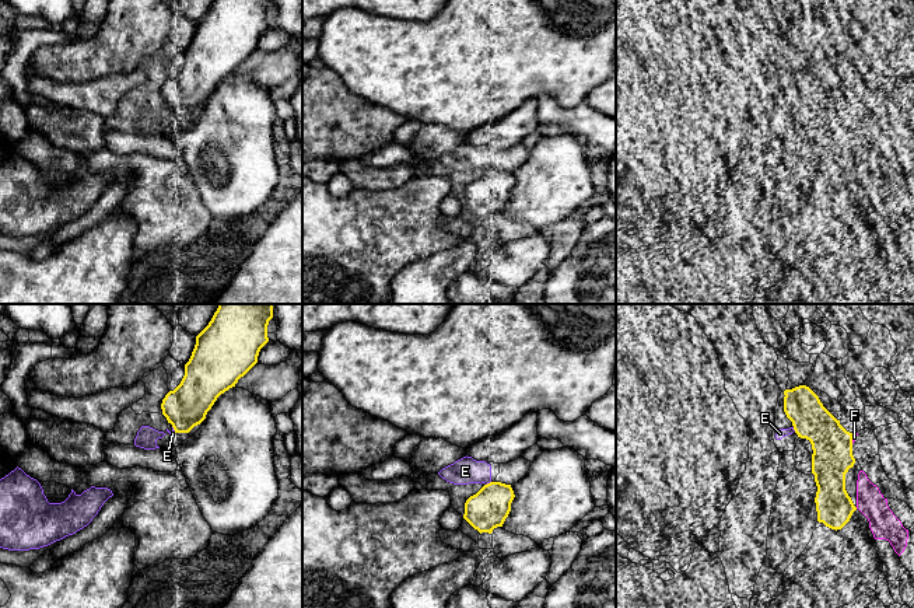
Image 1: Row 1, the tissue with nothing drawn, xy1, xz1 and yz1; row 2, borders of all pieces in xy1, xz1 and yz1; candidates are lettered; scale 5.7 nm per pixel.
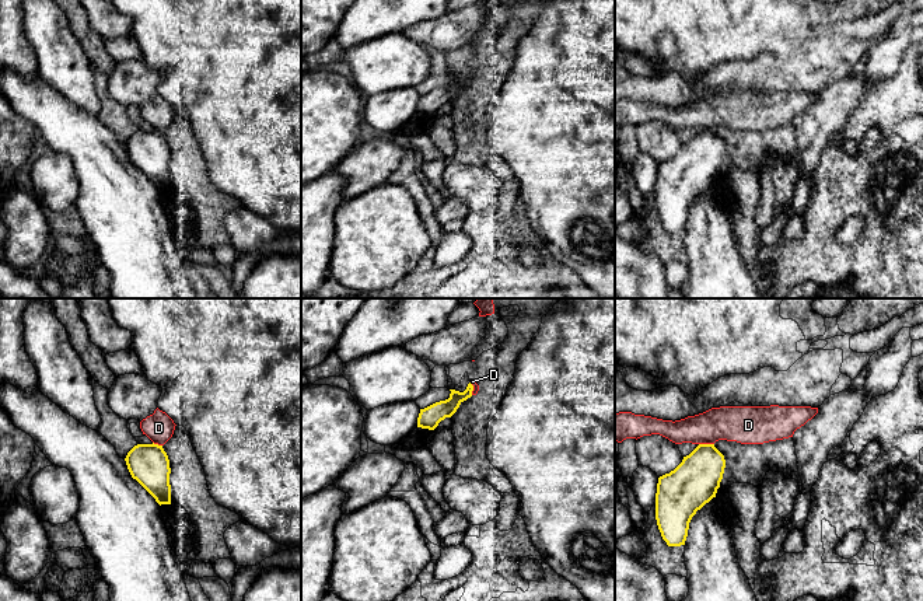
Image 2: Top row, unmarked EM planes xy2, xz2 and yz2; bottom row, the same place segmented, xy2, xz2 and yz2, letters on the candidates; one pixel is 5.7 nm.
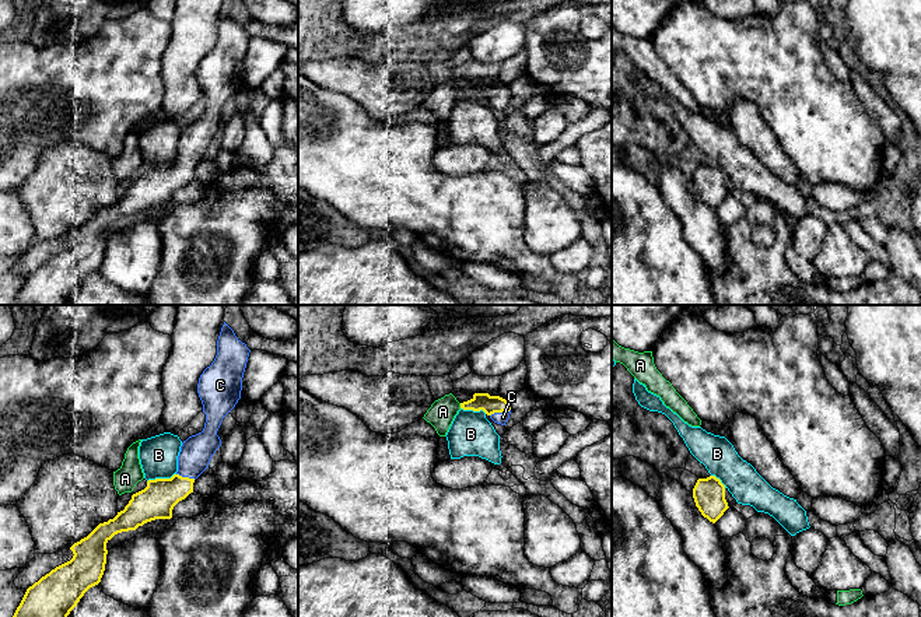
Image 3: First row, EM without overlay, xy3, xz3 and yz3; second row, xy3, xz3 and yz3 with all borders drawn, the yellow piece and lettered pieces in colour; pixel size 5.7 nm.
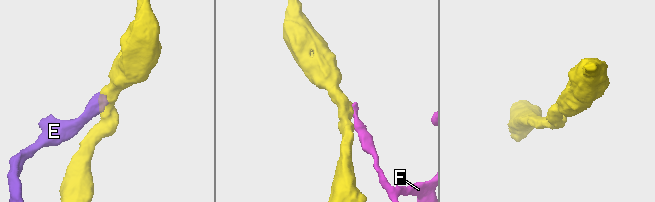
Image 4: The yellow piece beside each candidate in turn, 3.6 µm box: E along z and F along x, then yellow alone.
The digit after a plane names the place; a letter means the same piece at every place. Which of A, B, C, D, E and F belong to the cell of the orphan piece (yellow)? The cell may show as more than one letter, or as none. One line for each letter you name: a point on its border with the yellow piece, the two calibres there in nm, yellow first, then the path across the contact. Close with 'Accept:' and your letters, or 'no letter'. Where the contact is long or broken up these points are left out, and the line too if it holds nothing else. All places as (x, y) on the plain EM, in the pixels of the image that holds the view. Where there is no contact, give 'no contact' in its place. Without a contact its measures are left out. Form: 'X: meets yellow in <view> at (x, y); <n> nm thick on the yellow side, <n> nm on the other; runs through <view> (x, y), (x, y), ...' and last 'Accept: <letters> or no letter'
C: meets yellow in xz3 at (500, 98); 110 nm thick on the yellow side, 70 nm on the other; runs through xz3 (490, 91), (500, 98), (503, 104)
Accept: C

